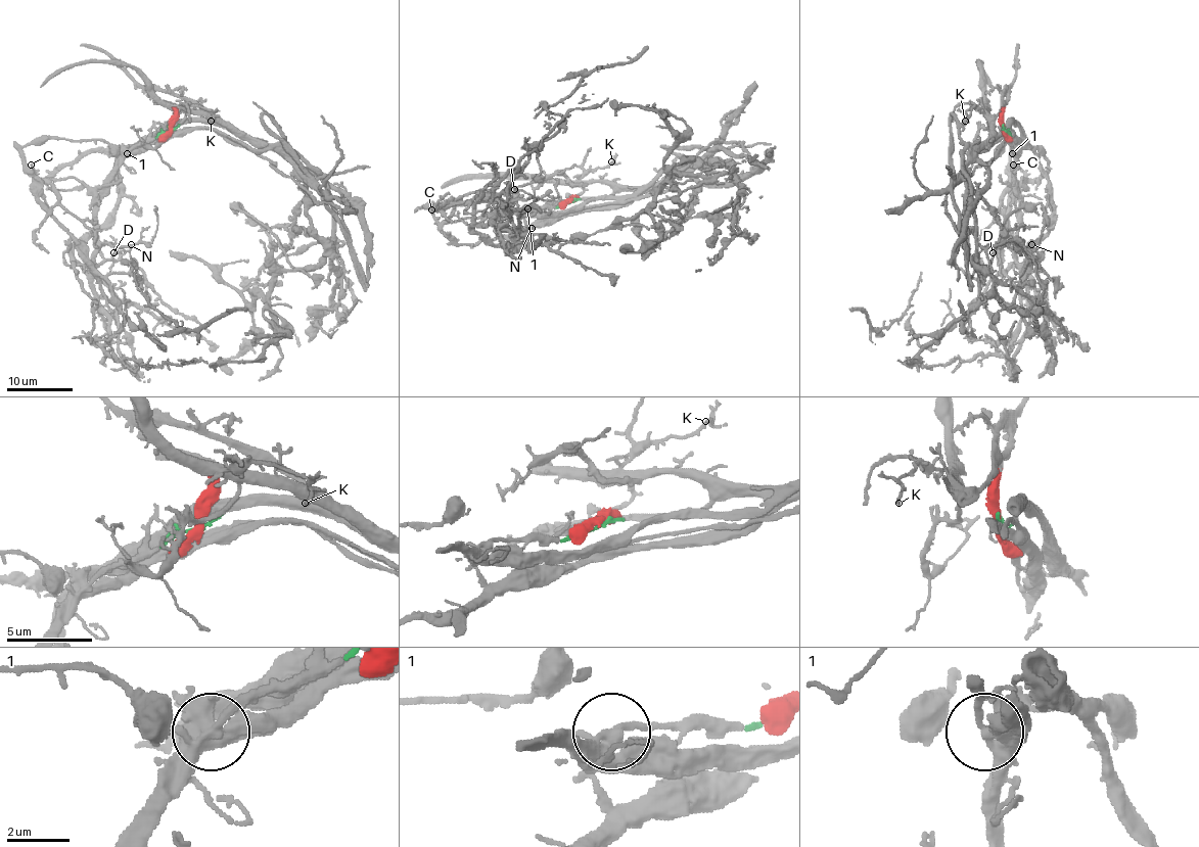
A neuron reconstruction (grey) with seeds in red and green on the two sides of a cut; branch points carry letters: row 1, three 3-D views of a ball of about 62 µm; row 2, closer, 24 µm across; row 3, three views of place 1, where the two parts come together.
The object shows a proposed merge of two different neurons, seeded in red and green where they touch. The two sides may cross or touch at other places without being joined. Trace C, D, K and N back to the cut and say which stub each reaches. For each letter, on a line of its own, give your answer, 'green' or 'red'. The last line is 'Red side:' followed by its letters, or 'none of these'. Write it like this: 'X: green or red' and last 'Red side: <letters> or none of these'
C: red
D: green
K: red
N: green
Red side: C, K

